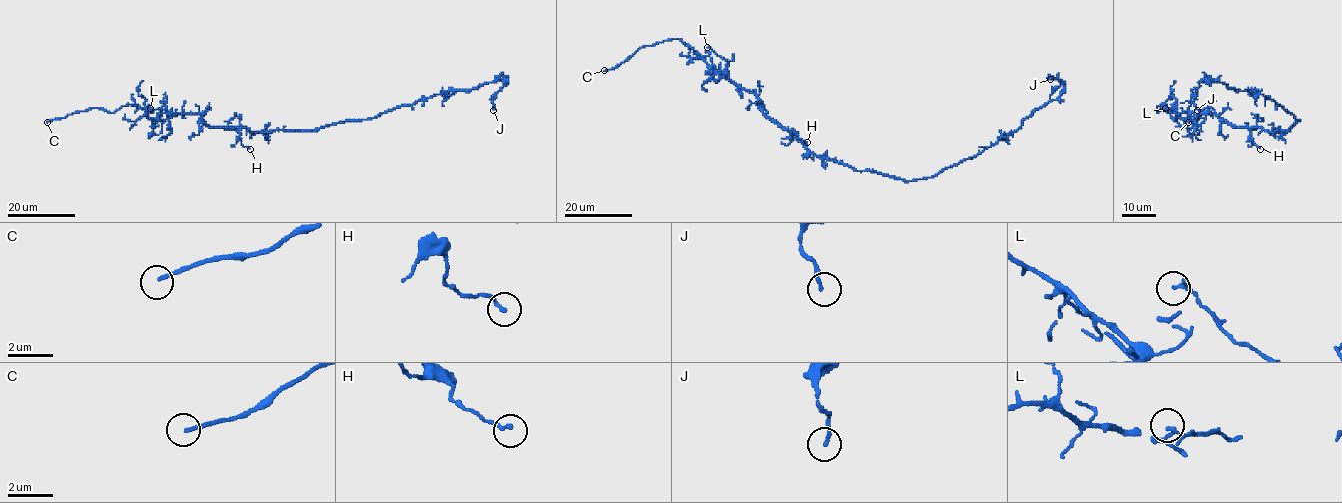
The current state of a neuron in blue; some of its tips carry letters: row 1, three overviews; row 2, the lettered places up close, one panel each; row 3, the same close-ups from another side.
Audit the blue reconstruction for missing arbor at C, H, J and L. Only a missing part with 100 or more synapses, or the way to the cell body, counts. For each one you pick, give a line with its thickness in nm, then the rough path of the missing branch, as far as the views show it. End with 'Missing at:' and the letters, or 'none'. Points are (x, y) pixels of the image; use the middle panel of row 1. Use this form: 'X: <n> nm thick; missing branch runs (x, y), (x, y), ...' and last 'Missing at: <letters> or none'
C: 150 nm thick; missing branch runs (604, 70), (584, 82), (567, 86)
Missing at: C

